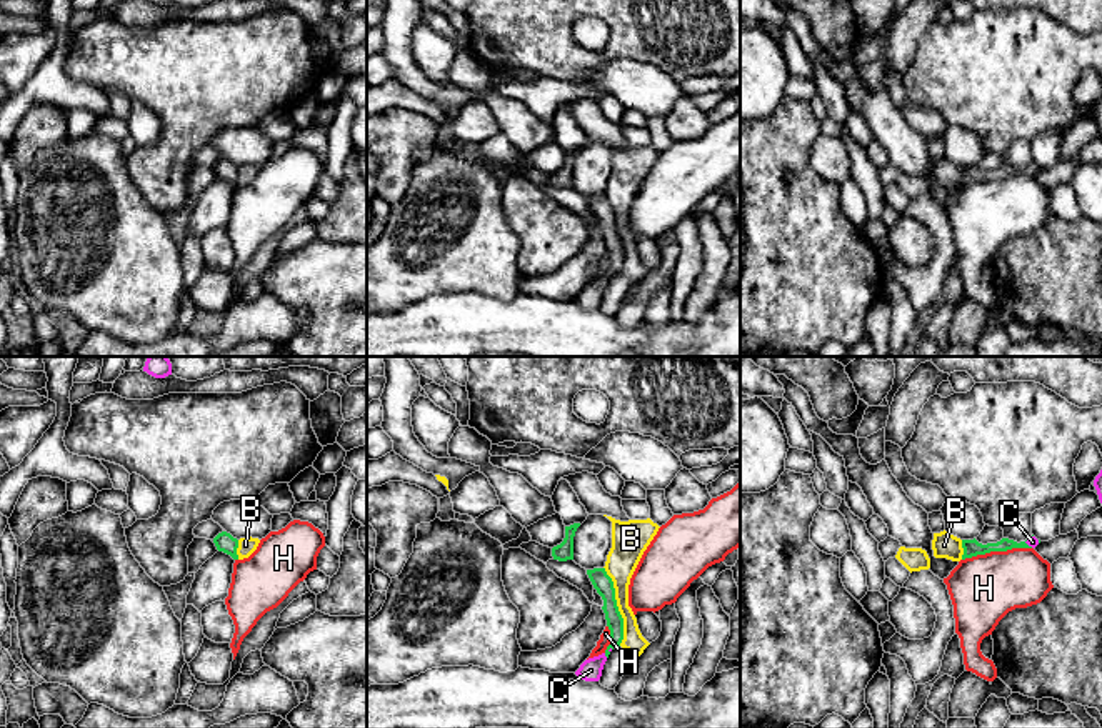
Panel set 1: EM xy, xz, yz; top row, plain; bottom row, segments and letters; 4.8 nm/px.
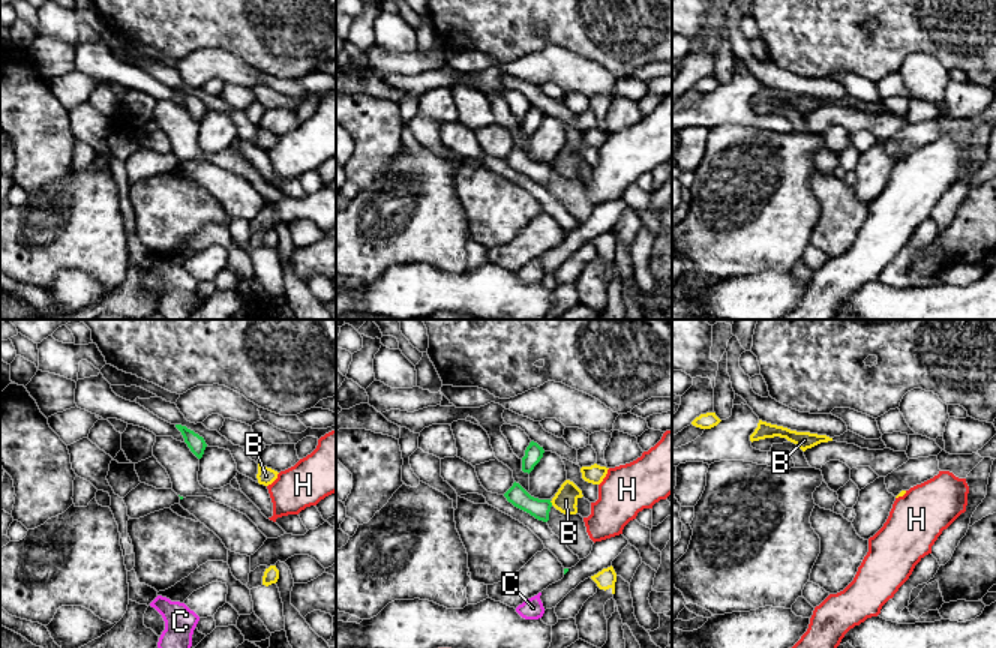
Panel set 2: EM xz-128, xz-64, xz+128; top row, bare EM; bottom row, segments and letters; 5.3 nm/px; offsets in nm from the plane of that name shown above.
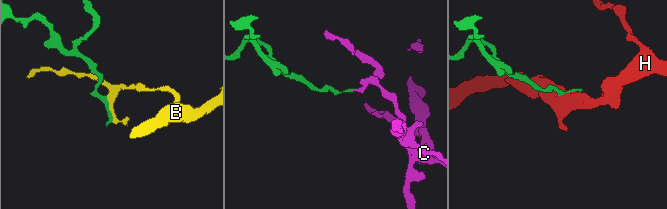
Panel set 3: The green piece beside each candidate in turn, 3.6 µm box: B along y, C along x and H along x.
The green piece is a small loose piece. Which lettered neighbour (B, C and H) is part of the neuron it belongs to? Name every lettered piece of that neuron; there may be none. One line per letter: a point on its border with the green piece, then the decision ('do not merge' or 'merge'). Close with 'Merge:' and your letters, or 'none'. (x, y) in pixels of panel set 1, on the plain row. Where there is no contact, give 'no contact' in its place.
B: xz (617, 234) | do not merge
C: xz (606, 282) | do not merge
H: yz (996, 177) | do not merge
Merge: none

